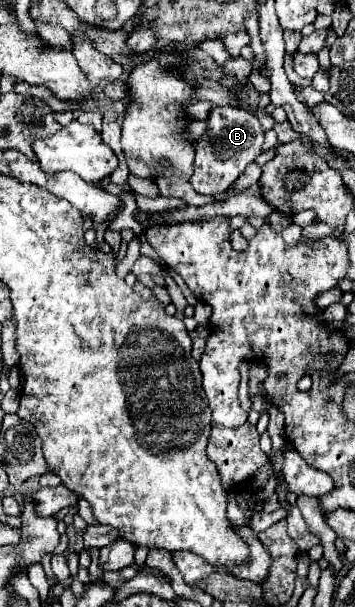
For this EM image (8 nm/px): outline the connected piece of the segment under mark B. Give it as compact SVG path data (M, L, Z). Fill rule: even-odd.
M211 107L205 135L195 141L195 161L189 177L191 187L201 195L225 193L239 179L245 167L253 163L257 155L261 155L263 135L265 133L255 115L235 107Z

